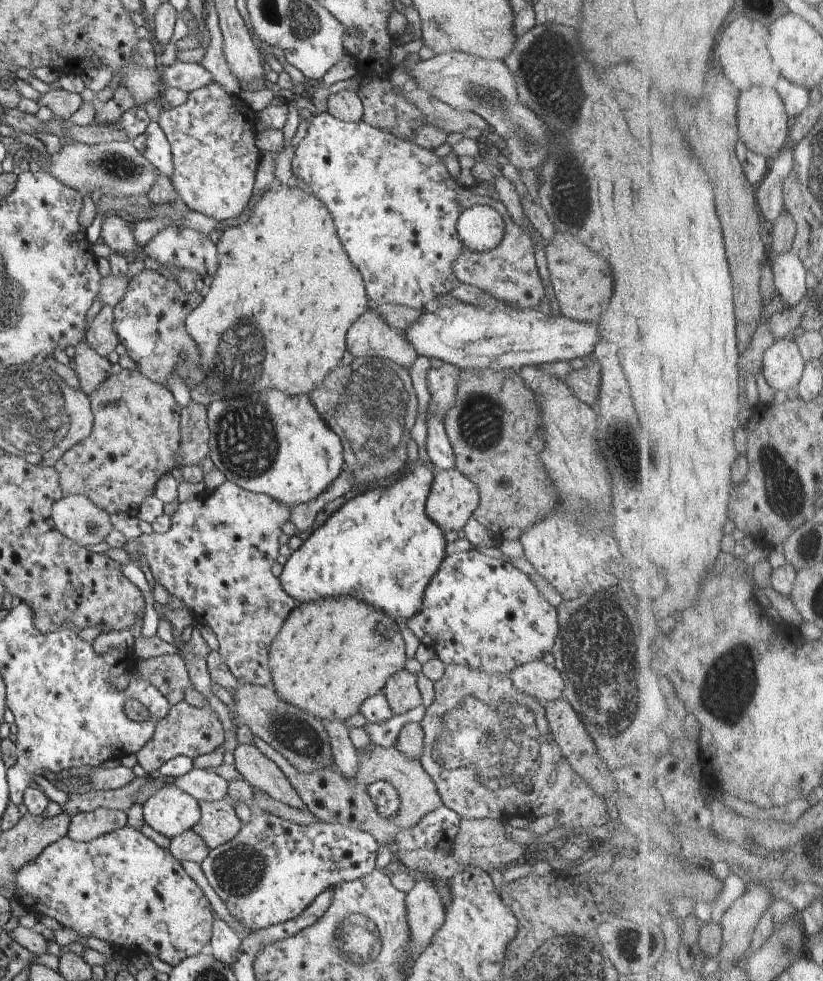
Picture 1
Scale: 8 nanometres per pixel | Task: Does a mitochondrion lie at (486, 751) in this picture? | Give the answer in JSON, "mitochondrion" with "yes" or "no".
{"mitochondrion":"yes"}

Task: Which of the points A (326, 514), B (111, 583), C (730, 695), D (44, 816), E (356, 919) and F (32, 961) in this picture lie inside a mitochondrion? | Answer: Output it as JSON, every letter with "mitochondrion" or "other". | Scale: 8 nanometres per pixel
{"A":"other","B":"other","C":"mitochondrion","D":"other","E":"mitochondrion","F":"other"}

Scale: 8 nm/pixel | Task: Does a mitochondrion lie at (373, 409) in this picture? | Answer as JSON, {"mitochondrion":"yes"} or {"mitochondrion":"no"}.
{"mitochondrion":"yes"}

